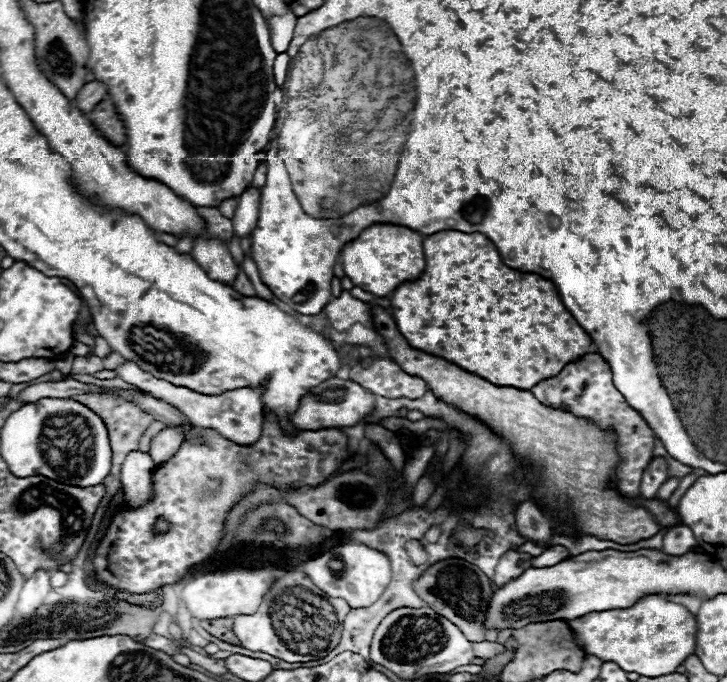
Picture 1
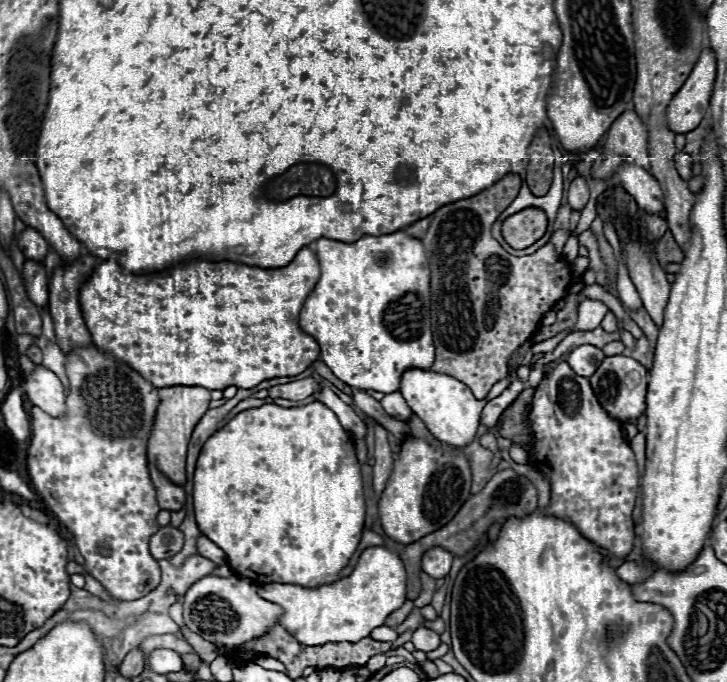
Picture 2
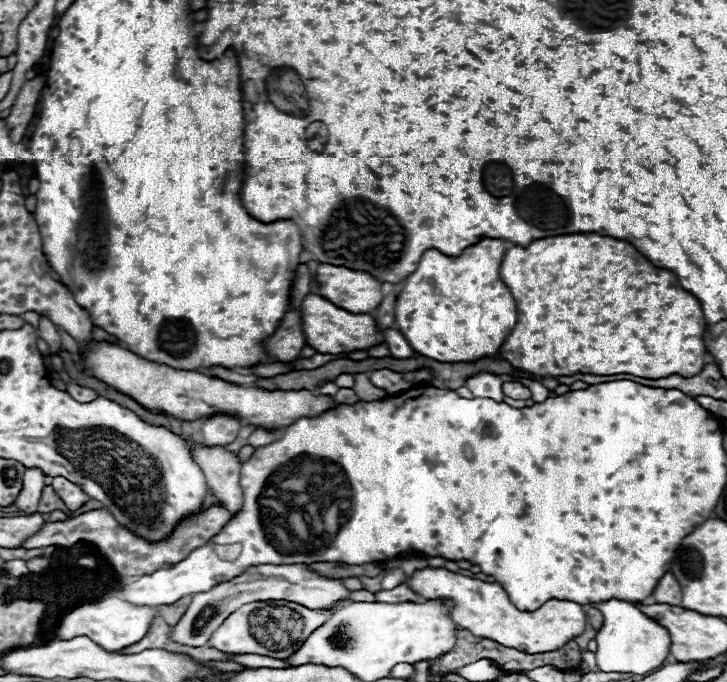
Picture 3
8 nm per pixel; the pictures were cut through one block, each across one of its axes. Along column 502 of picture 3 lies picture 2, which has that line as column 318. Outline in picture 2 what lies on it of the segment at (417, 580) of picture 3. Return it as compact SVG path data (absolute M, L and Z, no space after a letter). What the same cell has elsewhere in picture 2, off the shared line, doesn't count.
M384 546L366 548L354 568L354 572L330 586L302 588L294 584L264 584L258 594L282 606L284 614L280 624L286 632L304 646L324 646L336 642L358 642L406 602L406 570L402 560L388 552Z

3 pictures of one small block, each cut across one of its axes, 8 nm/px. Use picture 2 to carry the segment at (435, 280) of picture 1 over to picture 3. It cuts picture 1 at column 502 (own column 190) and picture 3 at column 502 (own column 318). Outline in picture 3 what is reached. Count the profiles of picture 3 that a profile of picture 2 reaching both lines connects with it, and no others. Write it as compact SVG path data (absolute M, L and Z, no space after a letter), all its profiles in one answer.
M594 232L588 234L562 234L562 236L550 236L534 240L528 246L512 246L506 250L500 276L510 288L512 296L516 298L518 306L518 322L512 330L512 334L506 338L500 354L504 360L508 360L514 368L522 372L530 372L536 376L570 376L570 374L598 374L598 376L612 376L612 374L632 374L640 378L666 378L668 374L680 374L684 378L690 378L692 374L700 374L700 370L706 366L706 346L704 346L704 332L706 322L700 308L700 302L684 292L678 284L672 272L660 270L652 266L630 242L616 240L610 236L600 236Z

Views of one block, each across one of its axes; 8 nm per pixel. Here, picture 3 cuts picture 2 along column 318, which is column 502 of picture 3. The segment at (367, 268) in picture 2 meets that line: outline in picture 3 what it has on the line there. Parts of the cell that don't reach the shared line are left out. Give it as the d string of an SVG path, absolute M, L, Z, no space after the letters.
M486 238L466 248L458 258L444 256L438 250L428 250L422 256L418 270L406 278L406 284L398 294L394 308L396 326L414 352L438 362L476 362L480 358L500 356L500 346L518 322L516 300L500 278L500 266L509 246L506 240Z

